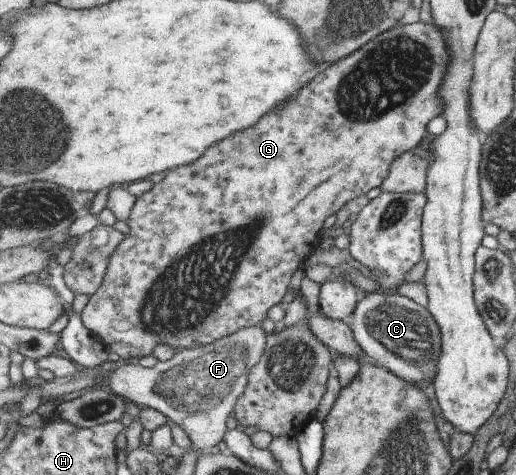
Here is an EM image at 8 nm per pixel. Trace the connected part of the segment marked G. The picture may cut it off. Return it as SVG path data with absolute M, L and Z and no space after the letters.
M415 22L406 26L398 26L384 31L373 39L366 47L351 54L347 59L334 63L313 79L311 84L303 88L303 92L279 108L265 116L255 128L247 132L237 132L227 140L221 140L203 158L199 158L189 166L170 171L165 179L153 186L148 193L138 198L131 219L128 221L129 233L111 258L111 266L101 290L90 298L82 312L85 326L94 333L104 346L121 356L122 361L154 354L158 344L171 344L173 348L189 350L193 346L209 346L249 327L259 326L269 318L273 306L282 304L289 294L293 276L302 270L305 262L320 246L325 233L325 222L329 216L341 212L347 204L357 198L367 196L373 188L382 187L391 174L391 166L399 156L411 152L423 140L423 128L433 116L443 114L443 100L439 94L439 86L443 84L443 76L447 76L447 64L451 56L447 50L447 40L443 40L443 32L431 22Z

